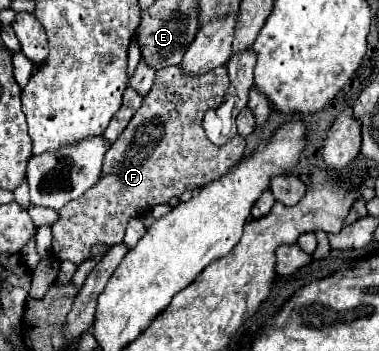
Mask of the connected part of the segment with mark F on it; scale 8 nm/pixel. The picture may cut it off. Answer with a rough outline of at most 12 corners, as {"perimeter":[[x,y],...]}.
{"perimeter":[[219,65],[163,67],[103,171],[59,211],[53,257],[81,263],[127,221],[229,171],[203,115]]}

